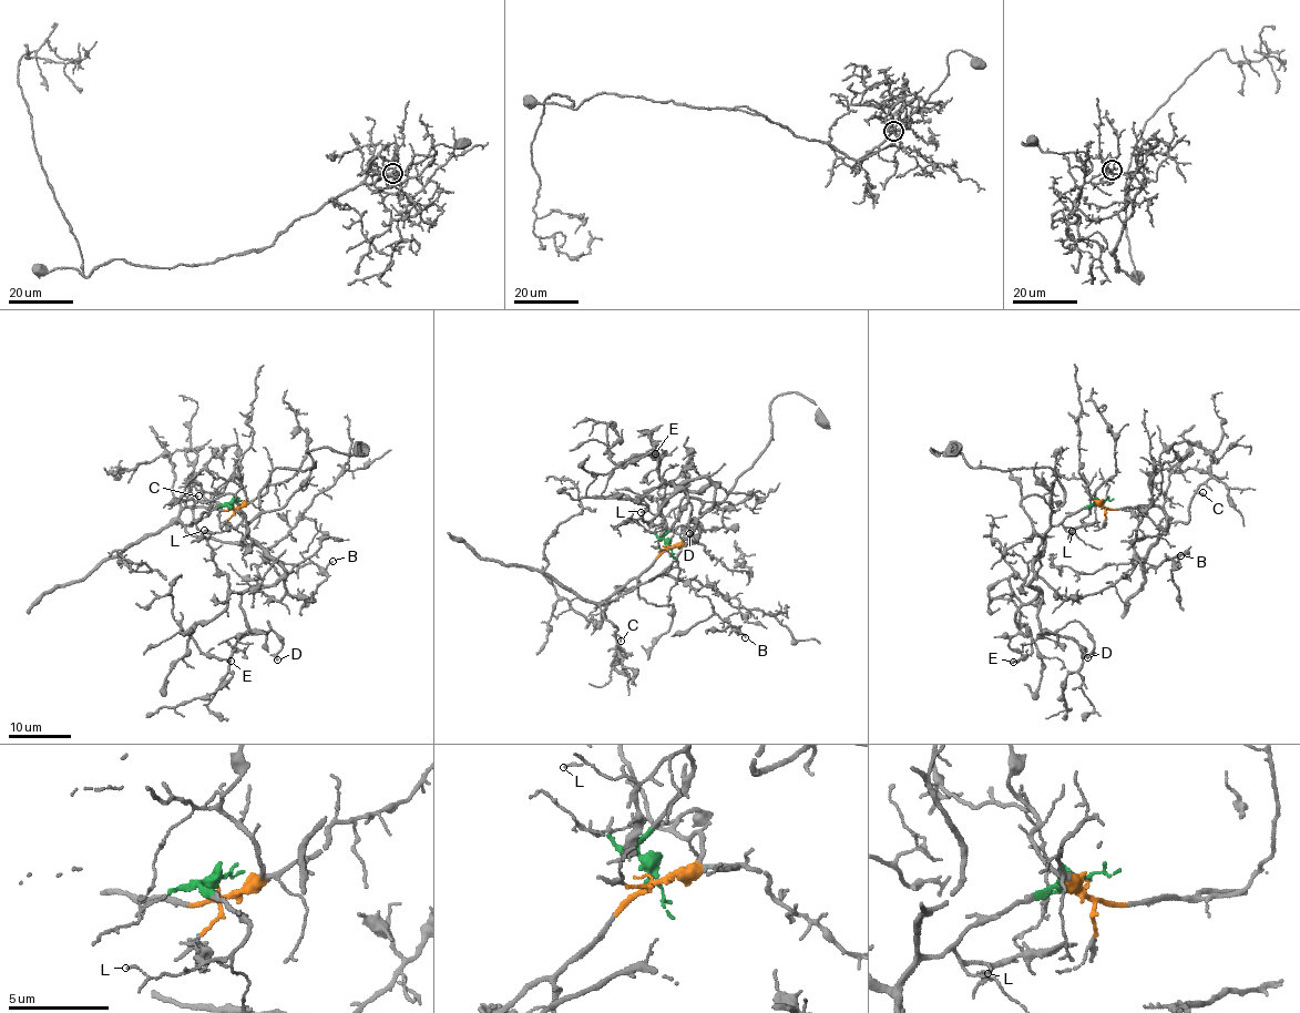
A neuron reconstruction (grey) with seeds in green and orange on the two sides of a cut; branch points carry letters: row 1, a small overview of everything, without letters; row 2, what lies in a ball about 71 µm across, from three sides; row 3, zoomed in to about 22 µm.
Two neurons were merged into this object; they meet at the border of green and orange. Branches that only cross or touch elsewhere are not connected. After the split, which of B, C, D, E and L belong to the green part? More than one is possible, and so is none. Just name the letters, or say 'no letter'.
D, E, L

